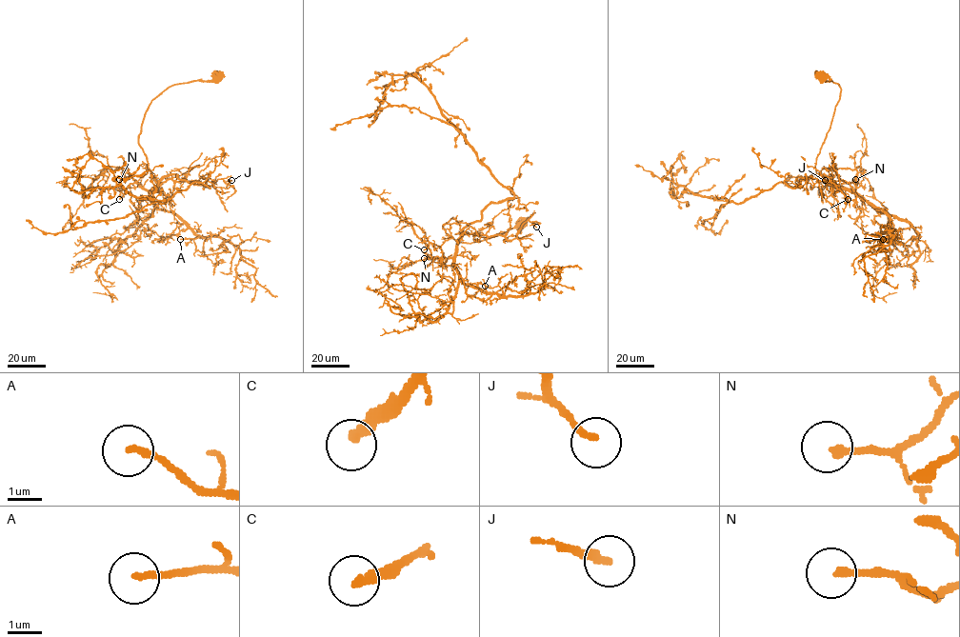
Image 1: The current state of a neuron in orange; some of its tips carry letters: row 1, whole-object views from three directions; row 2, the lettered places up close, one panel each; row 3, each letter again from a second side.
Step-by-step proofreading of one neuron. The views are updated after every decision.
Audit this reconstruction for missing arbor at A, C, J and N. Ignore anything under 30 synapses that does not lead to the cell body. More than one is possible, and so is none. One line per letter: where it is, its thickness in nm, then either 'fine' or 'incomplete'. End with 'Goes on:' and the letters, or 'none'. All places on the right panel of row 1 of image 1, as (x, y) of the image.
A: place (883, 239); calibre 170 nm; fine
C: place (848, 199); calibre 280 nm; incomplete
J: place (825, 180); calibre 200 nm; fine
N: place (855, 179); calibre 240 nm; fine
Goes on: C

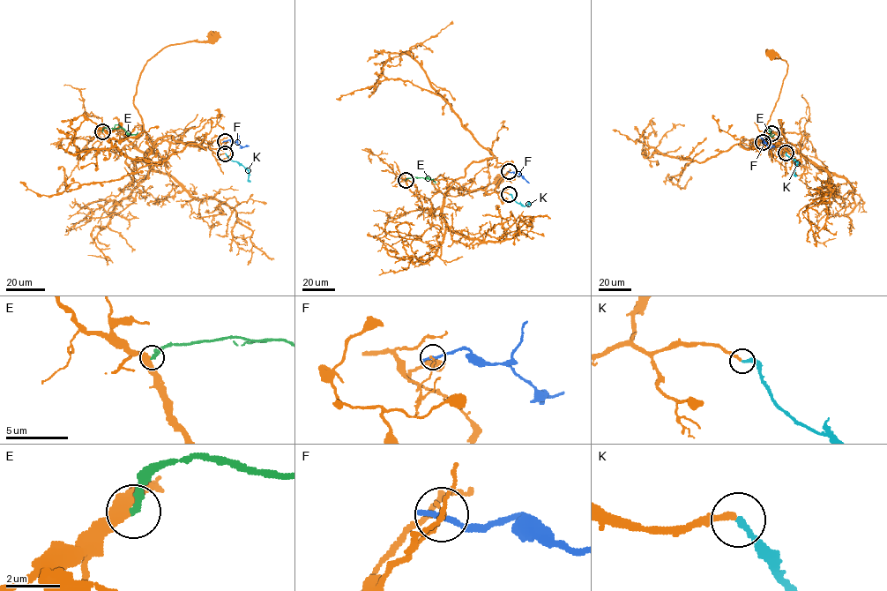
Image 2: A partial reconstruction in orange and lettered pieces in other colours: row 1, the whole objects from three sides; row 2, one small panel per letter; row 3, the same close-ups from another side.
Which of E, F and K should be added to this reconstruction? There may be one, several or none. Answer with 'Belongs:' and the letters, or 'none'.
Belongs: K

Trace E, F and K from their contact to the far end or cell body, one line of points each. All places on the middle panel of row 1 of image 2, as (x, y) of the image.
E: (406, 180), (422, 177), (431, 179), (435, 183)
F: (509, 172), (521, 175), (529, 183)
K: (509, 194), (524, 205), (530, 204)

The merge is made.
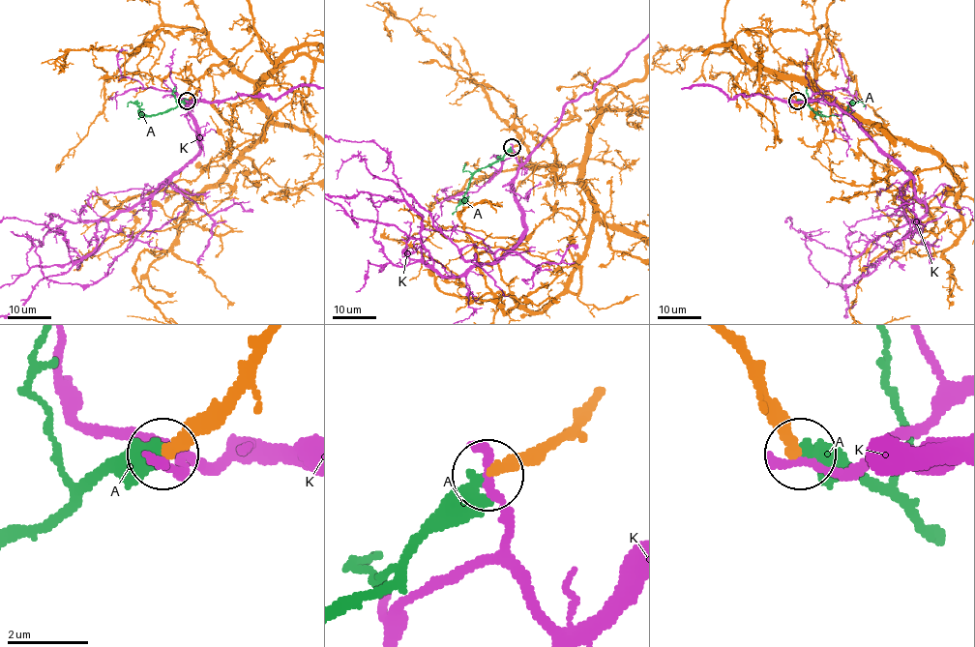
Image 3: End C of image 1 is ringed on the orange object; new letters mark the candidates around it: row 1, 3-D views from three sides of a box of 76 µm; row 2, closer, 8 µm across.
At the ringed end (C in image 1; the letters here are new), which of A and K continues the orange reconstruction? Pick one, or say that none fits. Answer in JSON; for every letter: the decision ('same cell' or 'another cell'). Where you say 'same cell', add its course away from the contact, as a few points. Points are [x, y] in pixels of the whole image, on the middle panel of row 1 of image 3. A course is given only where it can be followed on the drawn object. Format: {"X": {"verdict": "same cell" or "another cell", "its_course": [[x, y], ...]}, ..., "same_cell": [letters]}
{"A": {"verdict": "same cell", "its_course": [[513, 147], [500, 160], [482, 167], [472, 176], [464, 199], [452, 215]]}, "K": {"verdict": "another cell"}, "same_cell": ["A"]}

